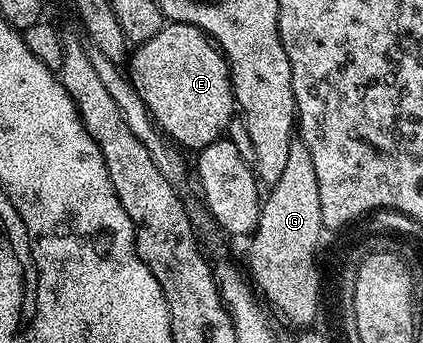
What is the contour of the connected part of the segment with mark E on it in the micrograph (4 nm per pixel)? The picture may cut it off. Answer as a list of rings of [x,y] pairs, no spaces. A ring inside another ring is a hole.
[[[165,24],[158,35],[154,35],[154,39],[135,46],[130,57],[131,65],[132,85],[138,91],[142,103],[146,103],[148,113],[156,122],[156,128],[169,142],[175,143],[184,151],[199,151],[225,136],[227,124],[237,108],[236,97],[232,93],[232,76],[228,73],[228,62],[207,33],[193,25]]]

